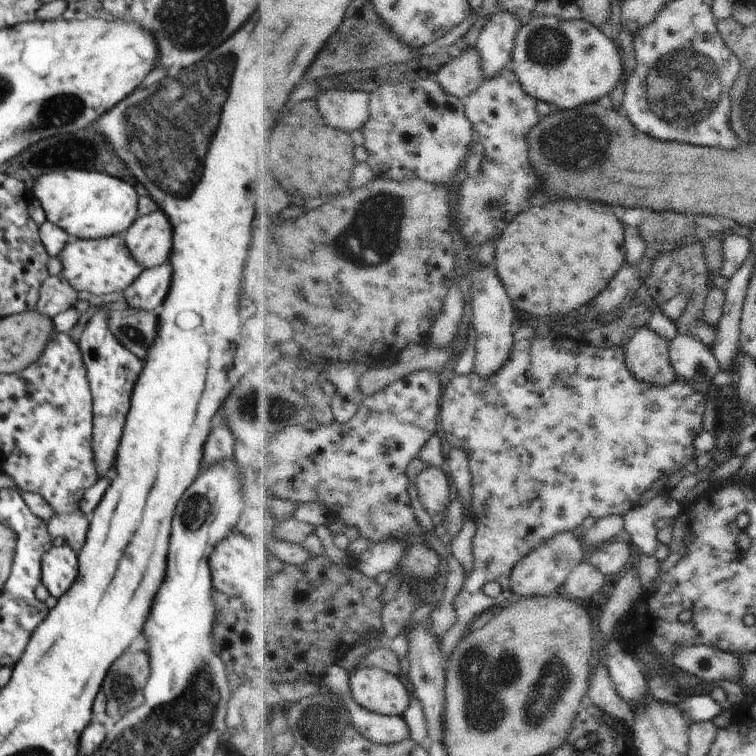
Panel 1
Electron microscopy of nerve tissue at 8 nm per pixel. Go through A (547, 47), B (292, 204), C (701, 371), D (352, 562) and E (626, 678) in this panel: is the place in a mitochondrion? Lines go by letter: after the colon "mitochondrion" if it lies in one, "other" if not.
A: mitochondrion
B: other
C: other
D: other
E: other

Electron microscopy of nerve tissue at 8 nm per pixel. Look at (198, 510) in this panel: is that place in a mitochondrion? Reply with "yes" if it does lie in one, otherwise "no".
yes

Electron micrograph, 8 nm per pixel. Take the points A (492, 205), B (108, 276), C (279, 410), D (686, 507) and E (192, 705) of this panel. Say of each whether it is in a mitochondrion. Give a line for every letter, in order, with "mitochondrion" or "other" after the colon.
A: other
B: other
C: mitochondrion
D: other
E: mitochondrion

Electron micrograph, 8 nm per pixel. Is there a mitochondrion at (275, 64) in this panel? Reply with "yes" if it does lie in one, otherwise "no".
no

